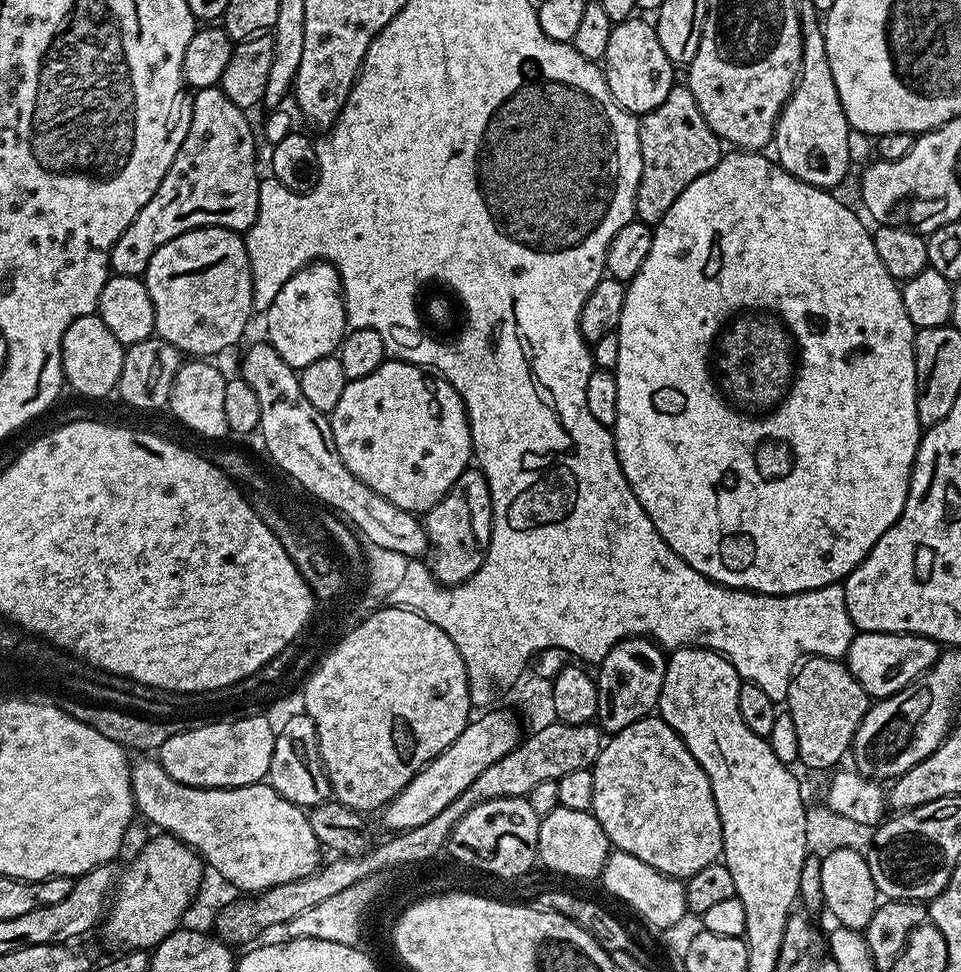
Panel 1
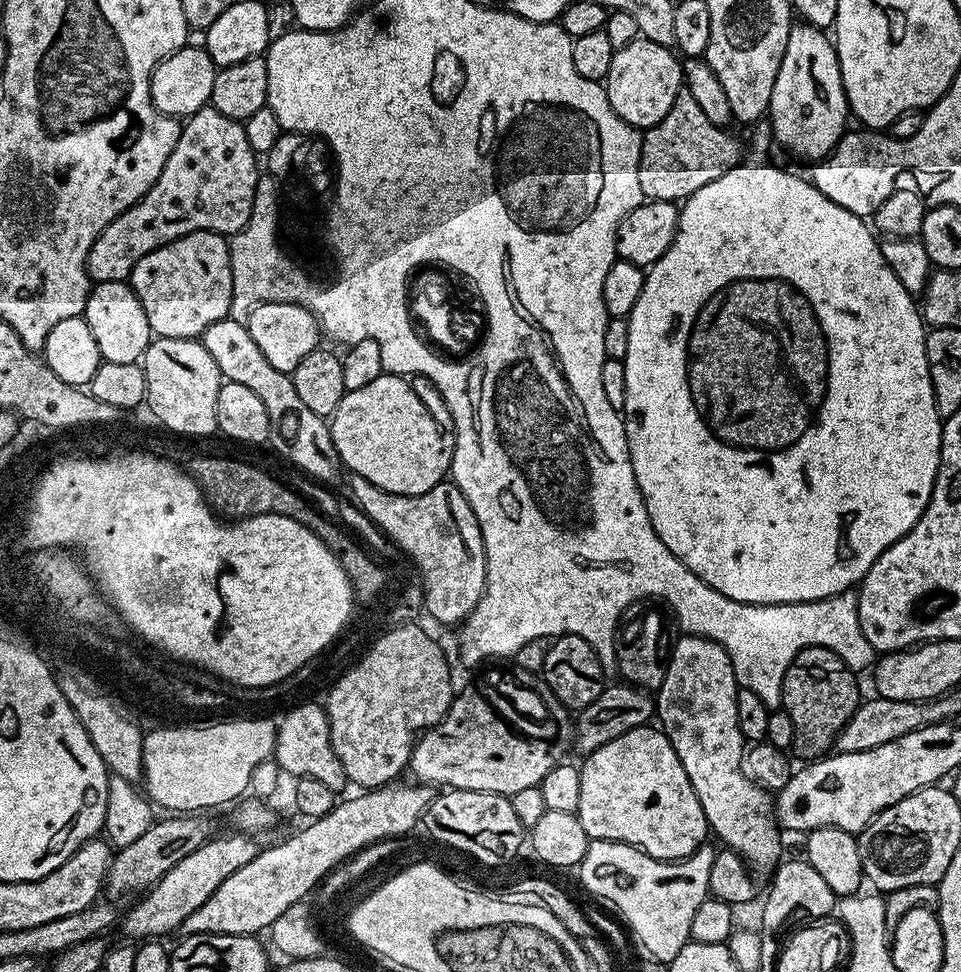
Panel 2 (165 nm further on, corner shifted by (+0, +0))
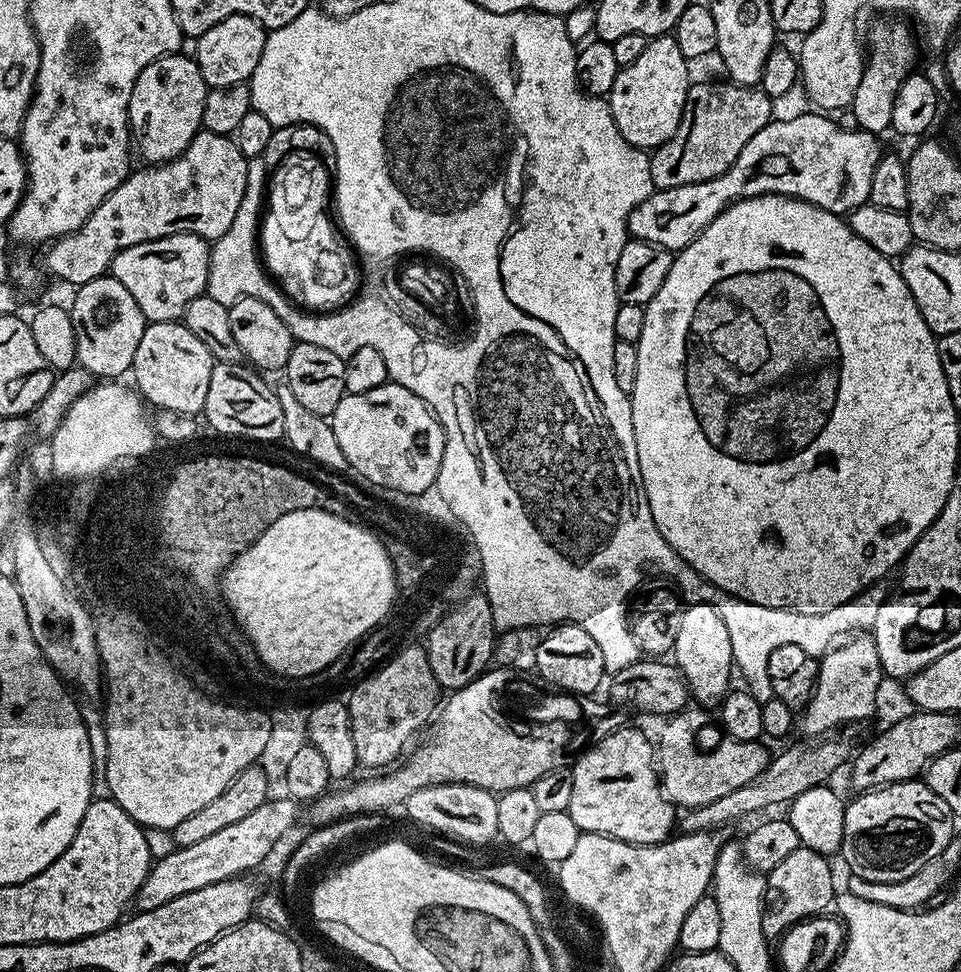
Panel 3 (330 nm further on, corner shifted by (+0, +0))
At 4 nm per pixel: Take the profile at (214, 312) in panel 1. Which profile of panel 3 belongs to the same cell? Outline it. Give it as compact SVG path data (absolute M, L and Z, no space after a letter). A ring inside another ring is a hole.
M189 232L142 242L122 250L114 258L110 275L138 302L145 321L179 321L184 311L194 302L194 298L205 295L208 286L208 267L210 266L210 244L201 236Z

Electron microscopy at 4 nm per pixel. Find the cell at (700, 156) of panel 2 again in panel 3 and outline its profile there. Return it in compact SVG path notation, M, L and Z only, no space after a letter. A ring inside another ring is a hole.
M731 82L724 84L696 84L689 87L686 94L686 106L682 110L682 118L678 122L678 130L661 148L651 153L648 169L652 175L653 185L657 189L674 186L690 186L694 182L706 182L710 178L718 178L742 154L742 146L758 134L773 119L772 106L774 100L767 96L760 86L741 86Z

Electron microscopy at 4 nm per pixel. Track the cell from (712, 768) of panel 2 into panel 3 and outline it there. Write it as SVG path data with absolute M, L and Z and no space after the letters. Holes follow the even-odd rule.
M690 604L683 609L682 622L678 626L678 638L674 642L671 655L676 667L684 676L684 681L688 683L691 699L697 705L716 706L728 695L728 679L731 678L732 672L734 676L730 633L726 631L726 625L713 604Z

